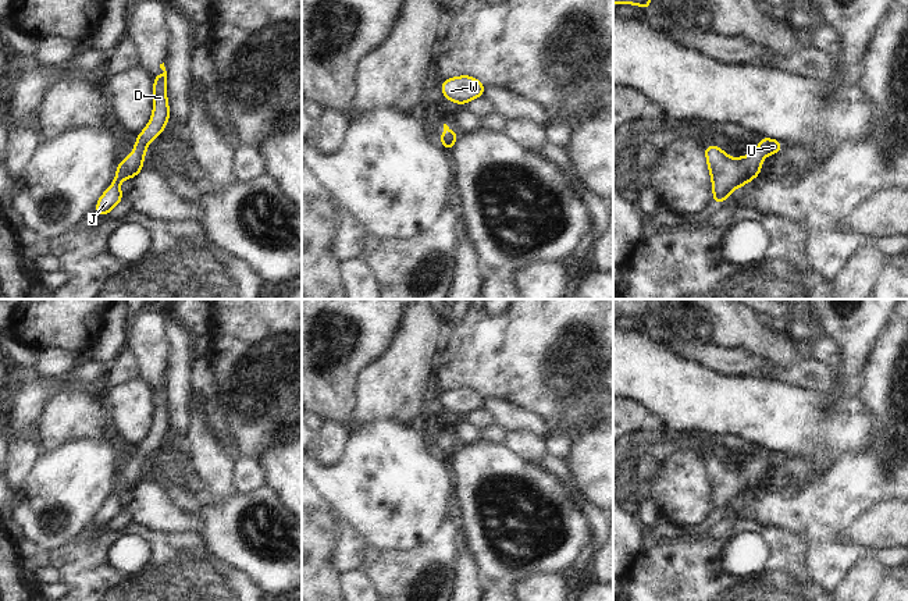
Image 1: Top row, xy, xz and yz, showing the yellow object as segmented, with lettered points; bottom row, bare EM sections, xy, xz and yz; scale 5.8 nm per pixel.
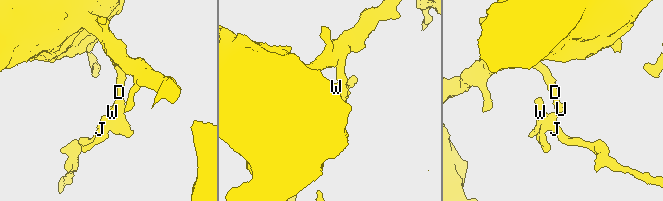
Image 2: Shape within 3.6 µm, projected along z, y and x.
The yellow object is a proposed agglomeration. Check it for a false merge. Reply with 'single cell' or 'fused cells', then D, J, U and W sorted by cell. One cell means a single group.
single cell | D J U W

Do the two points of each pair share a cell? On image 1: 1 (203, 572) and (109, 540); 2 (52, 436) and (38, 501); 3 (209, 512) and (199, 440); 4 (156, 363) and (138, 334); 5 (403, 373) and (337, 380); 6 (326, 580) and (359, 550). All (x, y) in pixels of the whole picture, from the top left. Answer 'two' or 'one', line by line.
1: one
2: two
3: two
4: one
5: two
6: two

